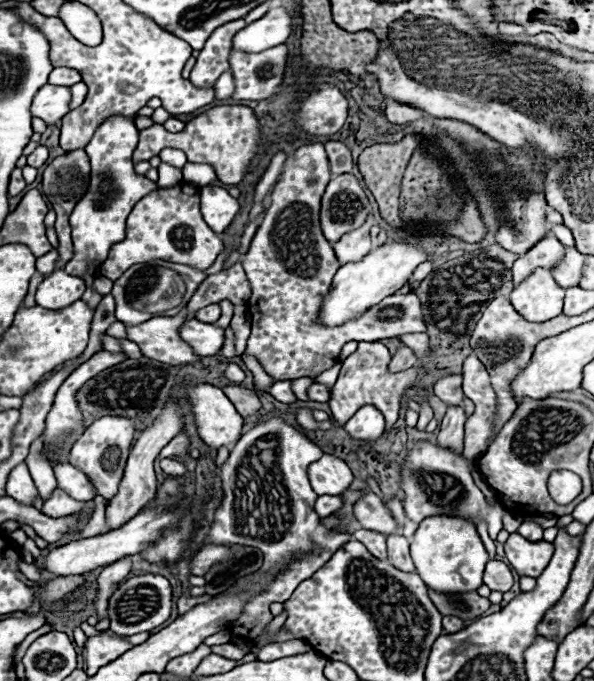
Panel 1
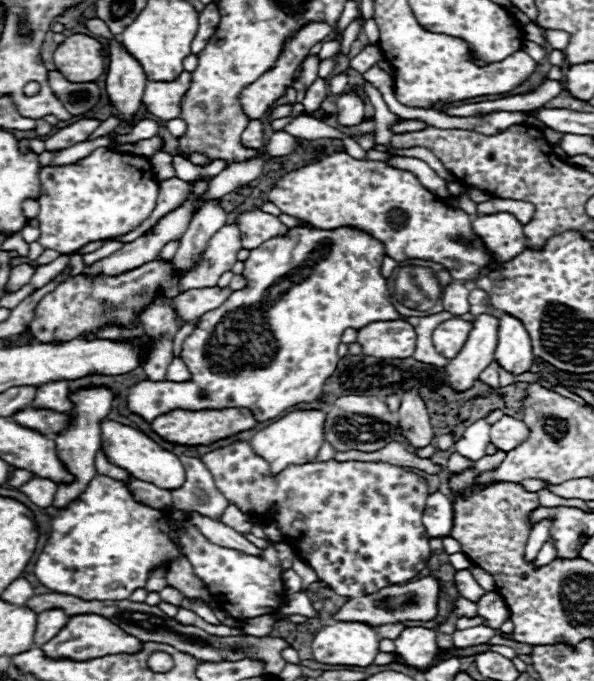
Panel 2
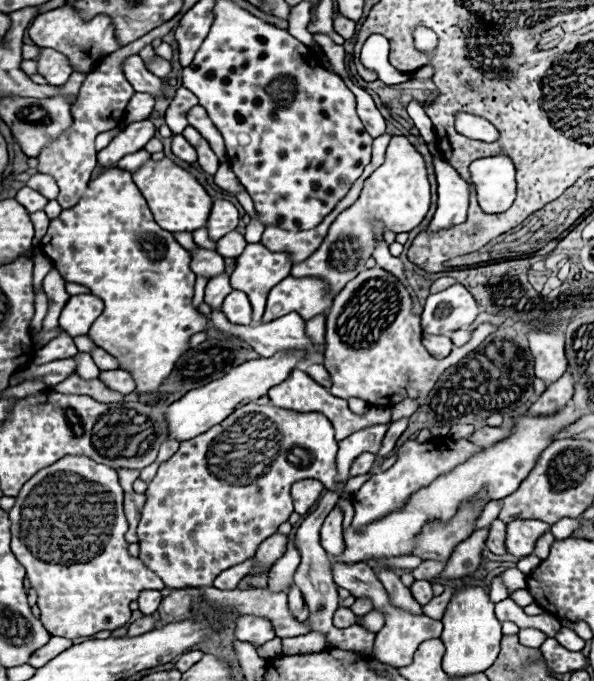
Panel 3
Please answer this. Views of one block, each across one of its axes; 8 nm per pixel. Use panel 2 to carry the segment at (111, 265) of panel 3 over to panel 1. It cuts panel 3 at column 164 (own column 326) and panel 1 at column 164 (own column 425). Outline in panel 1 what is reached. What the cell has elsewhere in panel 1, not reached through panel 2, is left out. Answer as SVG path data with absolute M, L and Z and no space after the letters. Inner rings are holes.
M186 310L176 316L154 316L142 324L126 326L126 338L136 342L146 358L172 366L192 364L200 360L192 348L178 336L178 326L184 322Z

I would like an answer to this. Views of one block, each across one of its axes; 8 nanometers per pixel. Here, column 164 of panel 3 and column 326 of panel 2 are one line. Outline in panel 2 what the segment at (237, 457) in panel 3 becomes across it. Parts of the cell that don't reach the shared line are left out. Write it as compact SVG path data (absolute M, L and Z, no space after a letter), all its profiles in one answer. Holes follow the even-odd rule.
M234 442L230 446L224 448L216 448L204 456L200 456L200 460L204 462L204 466L210 470L216 488L226 496L226 500L230 504L236 504L242 512L250 512L252 516L256 516L262 522L276 522L282 536L286 538L286 542L292 546L294 554L300 556L308 566L312 566L312 570L316 572L316 576L328 584L336 594L346 596L346 598L354 598L354 596L366 596L370 592L378 592L386 586L394 586L394 584L402 584L412 580L420 570L426 568L426 562L430 558L430 544L428 544L428 534L426 528L422 524L422 514L424 514L424 506L426 506L426 498L428 494L428 484L422 476L404 470L402 466L396 464L388 464L388 462L336 462L336 460L328 460L328 462L306 462L302 466L288 466L284 472L272 476L270 474L270 464L260 458L258 454L254 454L250 442Z

